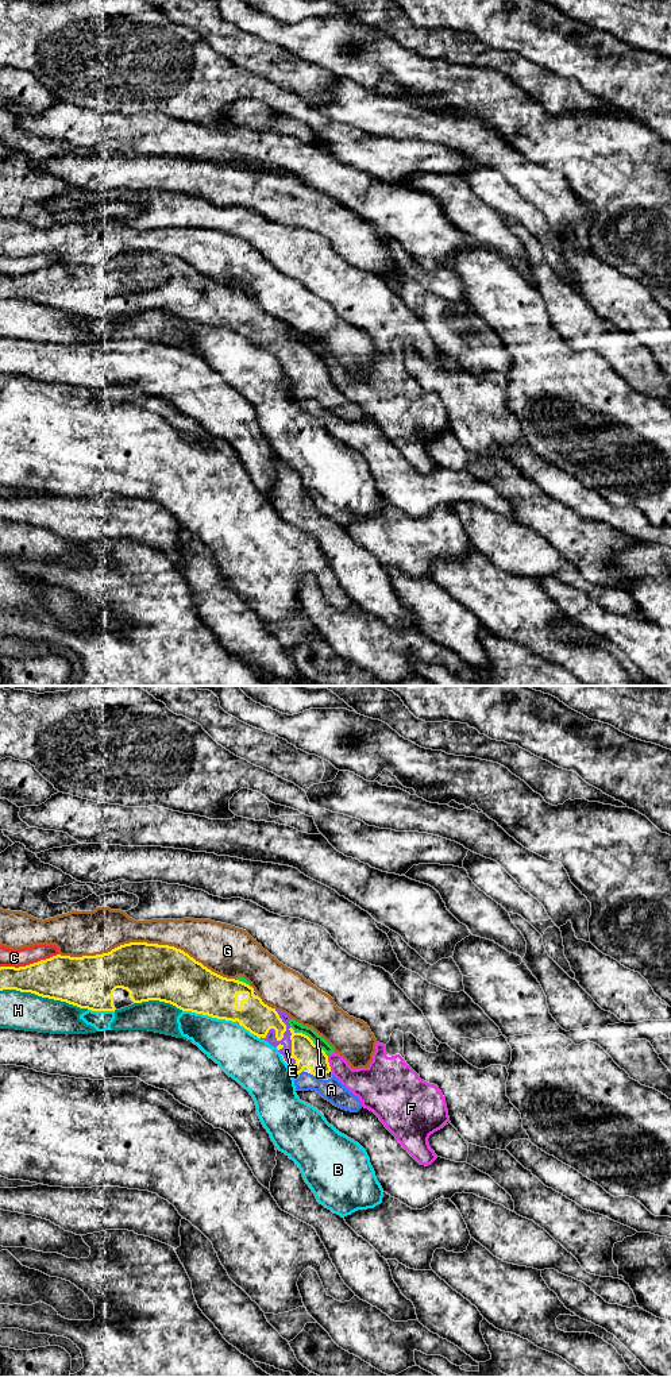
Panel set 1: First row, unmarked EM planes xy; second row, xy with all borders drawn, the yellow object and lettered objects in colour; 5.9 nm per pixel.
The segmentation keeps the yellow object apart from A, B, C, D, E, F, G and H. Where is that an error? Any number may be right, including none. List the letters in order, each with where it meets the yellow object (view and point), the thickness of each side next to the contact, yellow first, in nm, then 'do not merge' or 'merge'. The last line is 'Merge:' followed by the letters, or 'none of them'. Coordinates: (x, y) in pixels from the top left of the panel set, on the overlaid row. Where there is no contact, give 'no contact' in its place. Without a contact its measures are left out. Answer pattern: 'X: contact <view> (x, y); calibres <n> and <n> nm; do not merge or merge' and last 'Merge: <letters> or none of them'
A: contact xy (315, 1075); calibres 160 and 140 nm; merge
B: contact xy (208, 1015); calibres 300 and 260 nm; do not merge
C: contact xy (30, 964); calibres 280 and 110 nm; do not merge
D: contact xy (312, 1042); calibres 160 and 70 nm; do not merge
E: contact xy (290, 1038); calibres 190 and 60 nm; merge
F: contact xy (328, 1063); calibres 160 and 190 nm; do not merge
G: contact xy (146, 942); calibres 340 and 240 nm; do not merge
H: contact xy (45, 996); calibres 300 and 220 nm; do not merge
Merge: A, E

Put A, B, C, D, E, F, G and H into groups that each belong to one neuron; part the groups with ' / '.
A E / B / C / D F / G / H

